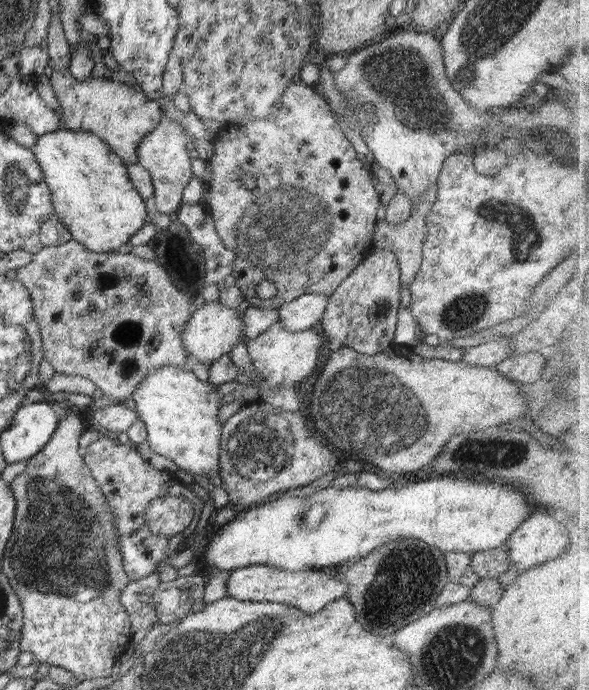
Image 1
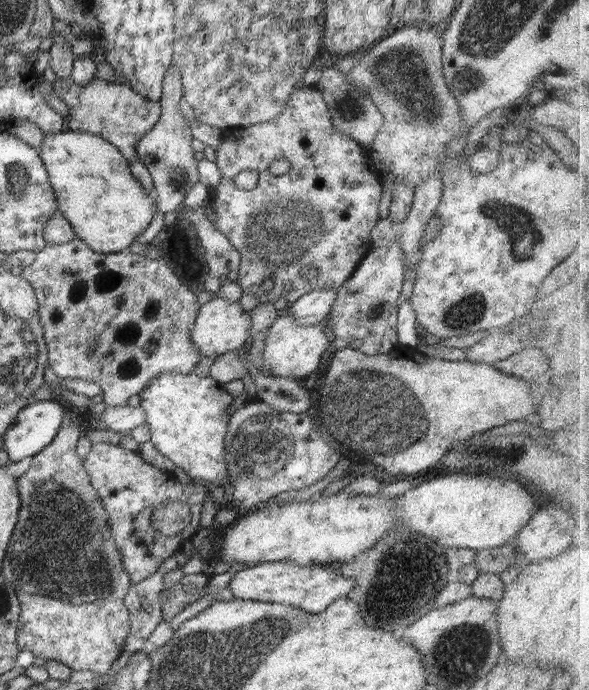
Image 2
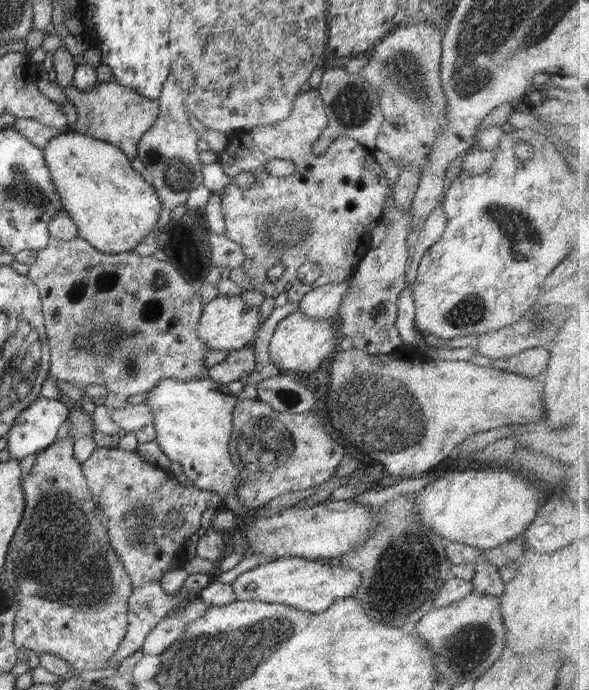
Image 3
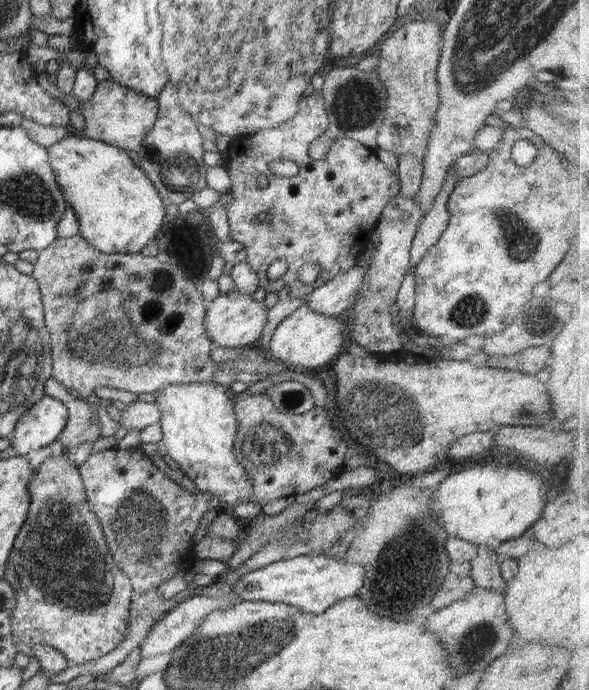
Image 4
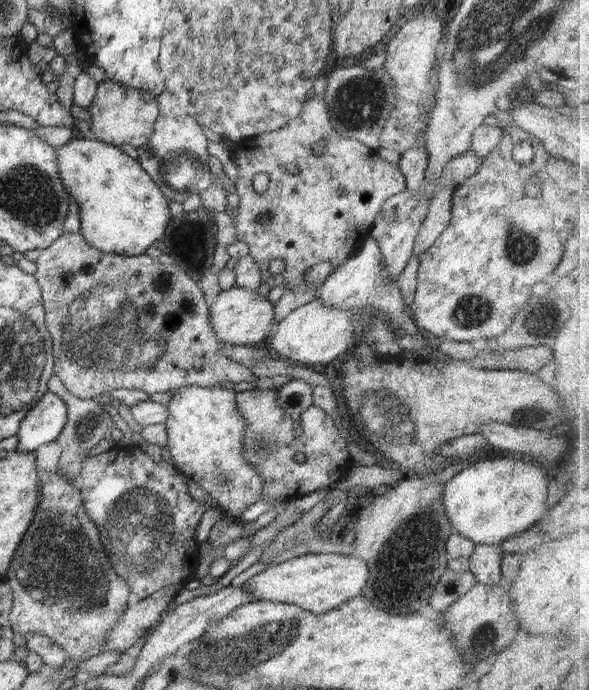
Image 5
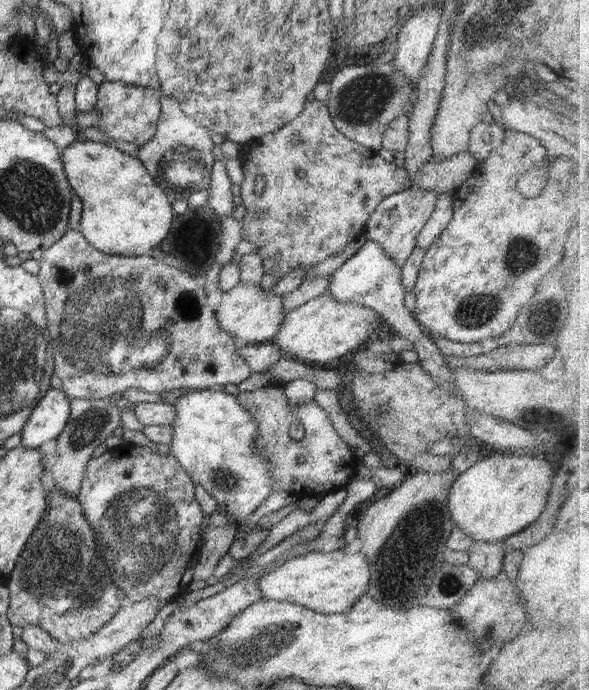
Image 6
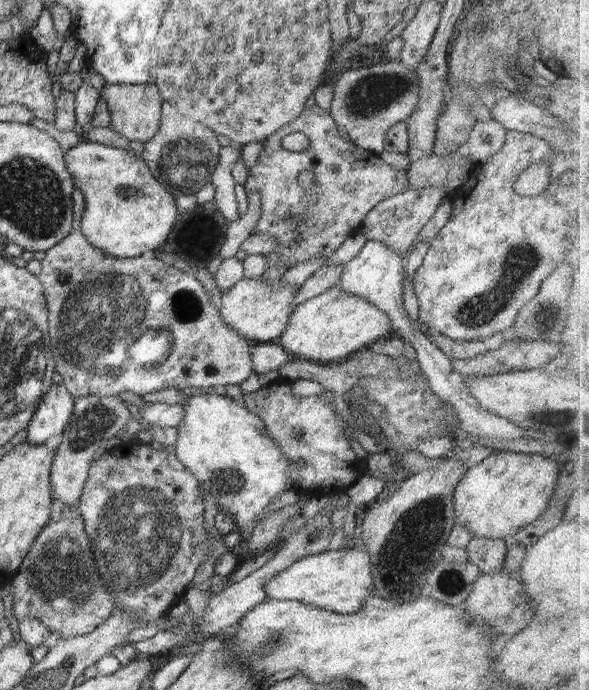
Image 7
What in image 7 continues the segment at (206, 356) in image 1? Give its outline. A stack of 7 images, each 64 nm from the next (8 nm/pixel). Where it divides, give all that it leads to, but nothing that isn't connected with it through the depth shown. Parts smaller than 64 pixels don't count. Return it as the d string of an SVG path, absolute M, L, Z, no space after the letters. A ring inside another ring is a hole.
M263 277L243 278L221 297L220 314L224 323L252 343L268 343L280 337L288 326L288 318L296 308L294 296L298 285L284 285L282 279L266 284Z

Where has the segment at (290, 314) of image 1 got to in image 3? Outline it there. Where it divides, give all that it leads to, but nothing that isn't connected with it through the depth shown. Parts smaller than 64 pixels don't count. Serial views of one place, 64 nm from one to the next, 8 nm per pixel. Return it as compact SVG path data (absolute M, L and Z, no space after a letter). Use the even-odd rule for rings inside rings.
M352 274L340 283L328 283L312 289L299 301L298 309L311 319L335 319L350 282L352 282Z

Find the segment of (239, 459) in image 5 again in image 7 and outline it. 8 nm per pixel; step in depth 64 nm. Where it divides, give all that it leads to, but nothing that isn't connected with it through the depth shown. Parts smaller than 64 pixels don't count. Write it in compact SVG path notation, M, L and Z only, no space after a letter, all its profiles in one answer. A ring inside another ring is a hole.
M224 392L187 396L182 407L184 420L176 426L178 438L172 448L178 460L214 496L220 510L233 519L242 538L248 540L278 496L291 489L288 457L268 435L266 423Z

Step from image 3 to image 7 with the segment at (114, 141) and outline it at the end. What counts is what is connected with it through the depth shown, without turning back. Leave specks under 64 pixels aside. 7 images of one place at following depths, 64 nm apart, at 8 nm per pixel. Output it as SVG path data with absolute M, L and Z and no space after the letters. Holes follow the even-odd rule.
M155 84L108 85L102 90L110 112L110 128L126 136L136 146L149 141L157 134L161 124L161 106L163 97Z

